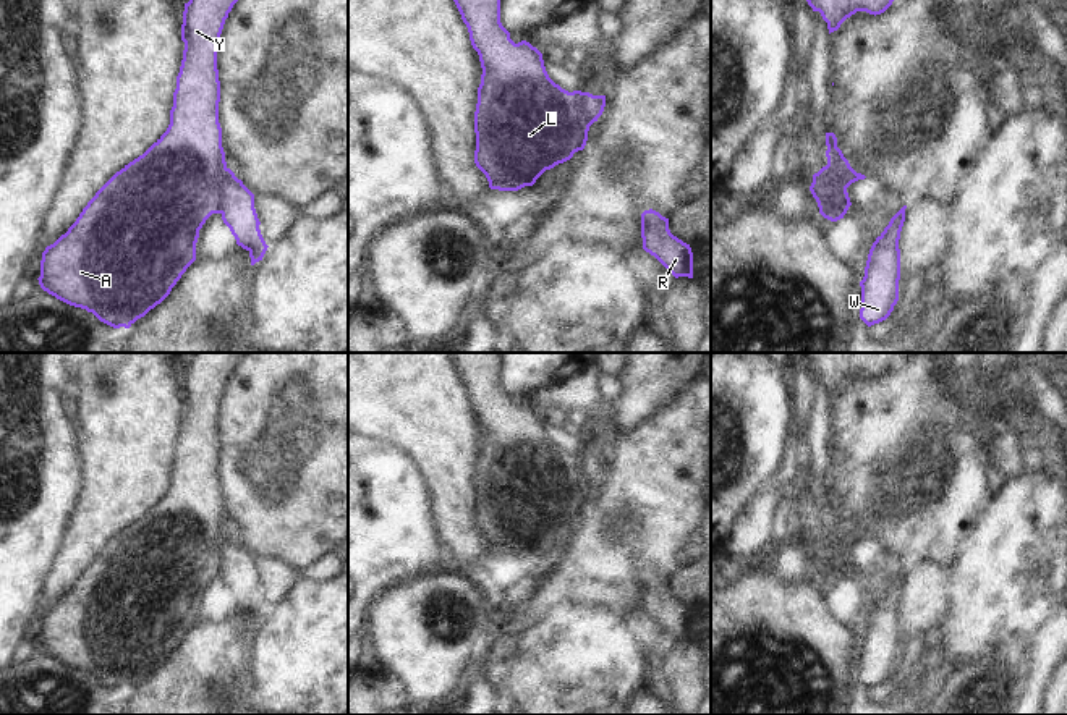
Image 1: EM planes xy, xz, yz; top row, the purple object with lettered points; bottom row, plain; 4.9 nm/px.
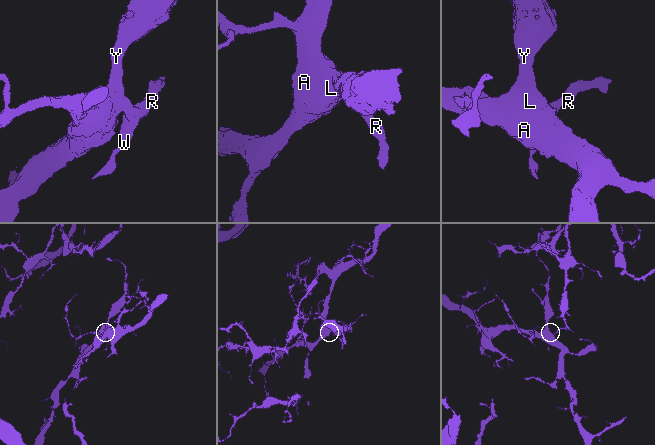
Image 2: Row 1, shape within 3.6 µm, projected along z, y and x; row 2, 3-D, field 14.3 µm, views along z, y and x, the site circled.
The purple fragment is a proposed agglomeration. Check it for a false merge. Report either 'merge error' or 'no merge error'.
merge error

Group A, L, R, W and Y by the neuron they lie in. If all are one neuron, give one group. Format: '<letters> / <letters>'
A L Y / R W

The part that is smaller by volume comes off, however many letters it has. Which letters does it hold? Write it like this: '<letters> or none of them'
R, W

